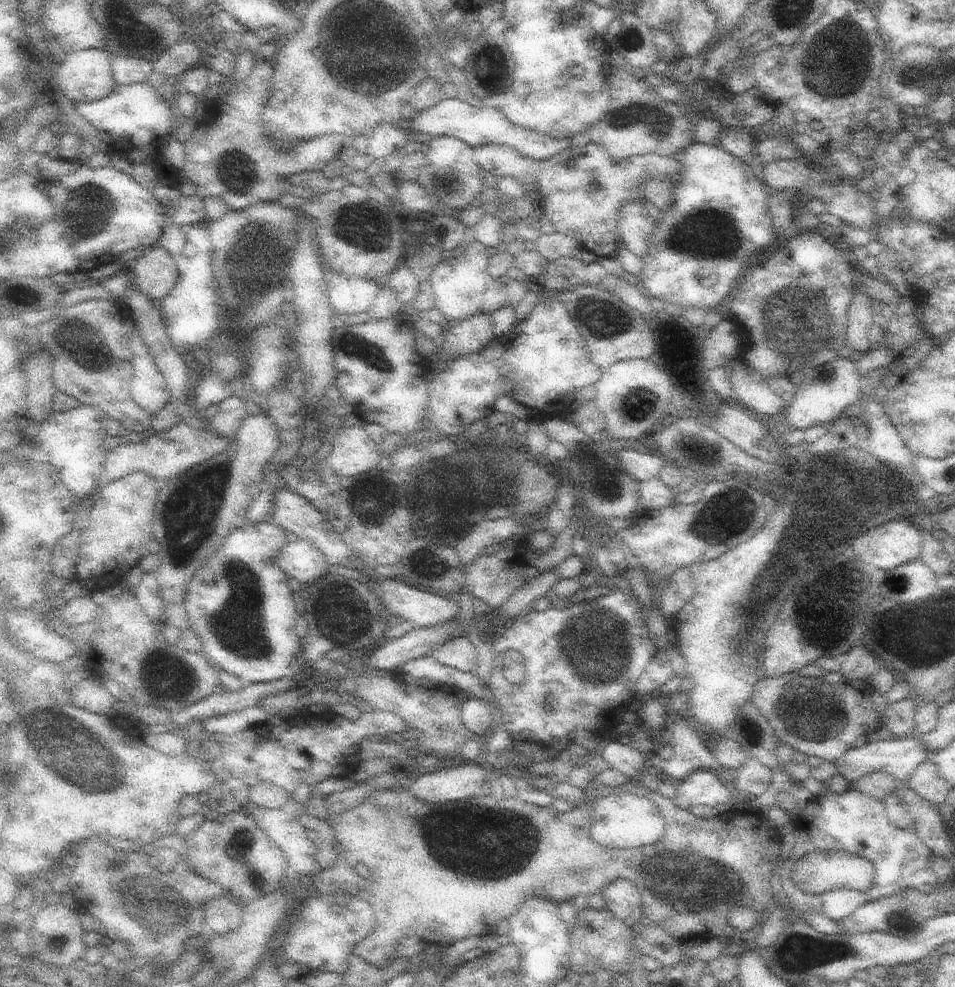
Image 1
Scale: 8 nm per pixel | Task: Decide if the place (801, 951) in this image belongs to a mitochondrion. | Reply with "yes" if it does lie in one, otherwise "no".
yes

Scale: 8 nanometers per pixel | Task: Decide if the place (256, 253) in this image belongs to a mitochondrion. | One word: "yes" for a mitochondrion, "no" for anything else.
yes

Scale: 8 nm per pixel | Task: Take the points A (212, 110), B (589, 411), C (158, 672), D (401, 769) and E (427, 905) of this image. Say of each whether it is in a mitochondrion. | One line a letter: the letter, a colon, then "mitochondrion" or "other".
A: other
B: other
C: mitochondrion
D: other
E: other

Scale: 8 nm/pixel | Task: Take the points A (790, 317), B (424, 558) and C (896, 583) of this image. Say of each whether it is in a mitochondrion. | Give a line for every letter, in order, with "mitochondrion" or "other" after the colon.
A: mitochondrion
B: mitochondrion
C: mitochondrion

